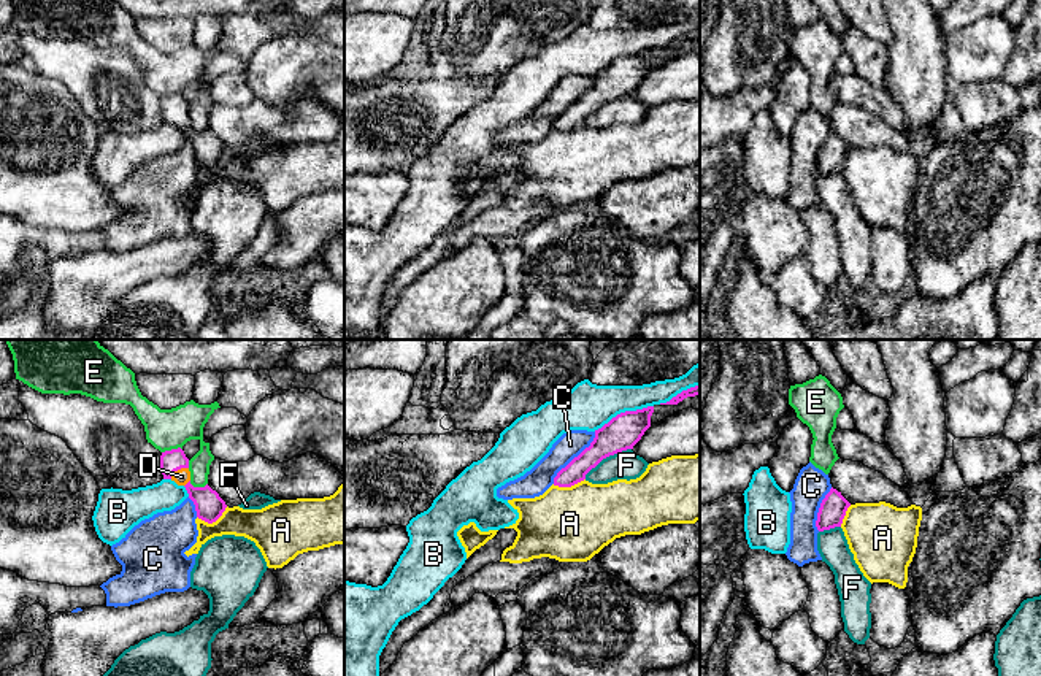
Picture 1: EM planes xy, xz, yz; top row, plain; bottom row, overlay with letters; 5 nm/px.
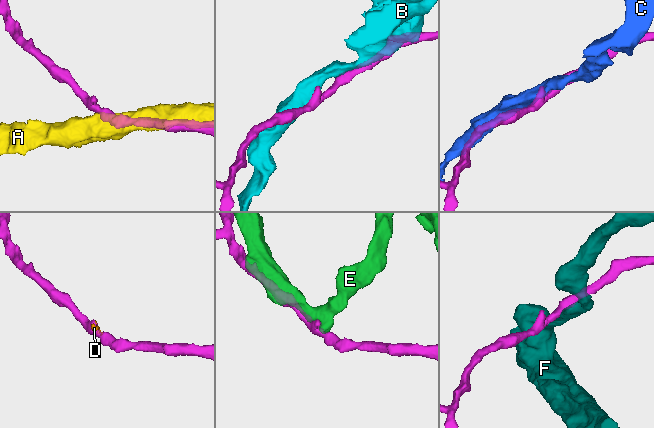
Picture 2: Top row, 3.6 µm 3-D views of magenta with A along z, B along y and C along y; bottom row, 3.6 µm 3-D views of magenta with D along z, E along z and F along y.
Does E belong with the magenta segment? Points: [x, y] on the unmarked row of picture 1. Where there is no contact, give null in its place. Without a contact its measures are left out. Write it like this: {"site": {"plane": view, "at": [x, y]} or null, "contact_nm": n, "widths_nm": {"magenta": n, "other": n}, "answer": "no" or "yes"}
{"site": {"plane": "xy", "at": [172, 94]}, "contact_nm": 110, "widths_nm": {"magenta": 110, "other": 200}, "answer": "no"}

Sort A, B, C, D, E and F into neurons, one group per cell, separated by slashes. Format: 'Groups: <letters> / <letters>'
Groups: A / B / C / D / E / F

